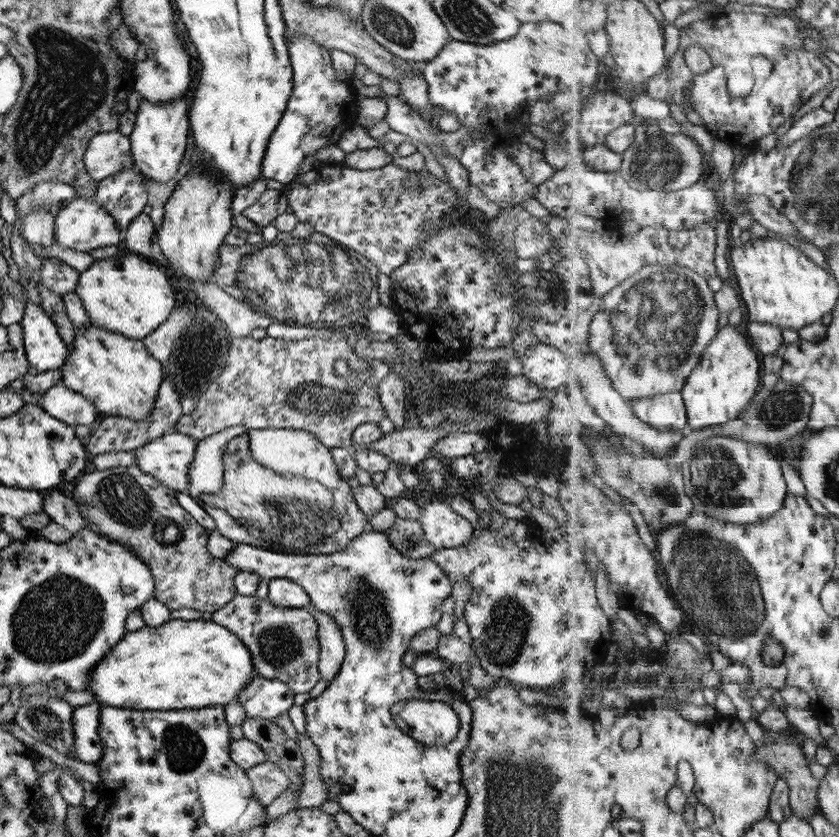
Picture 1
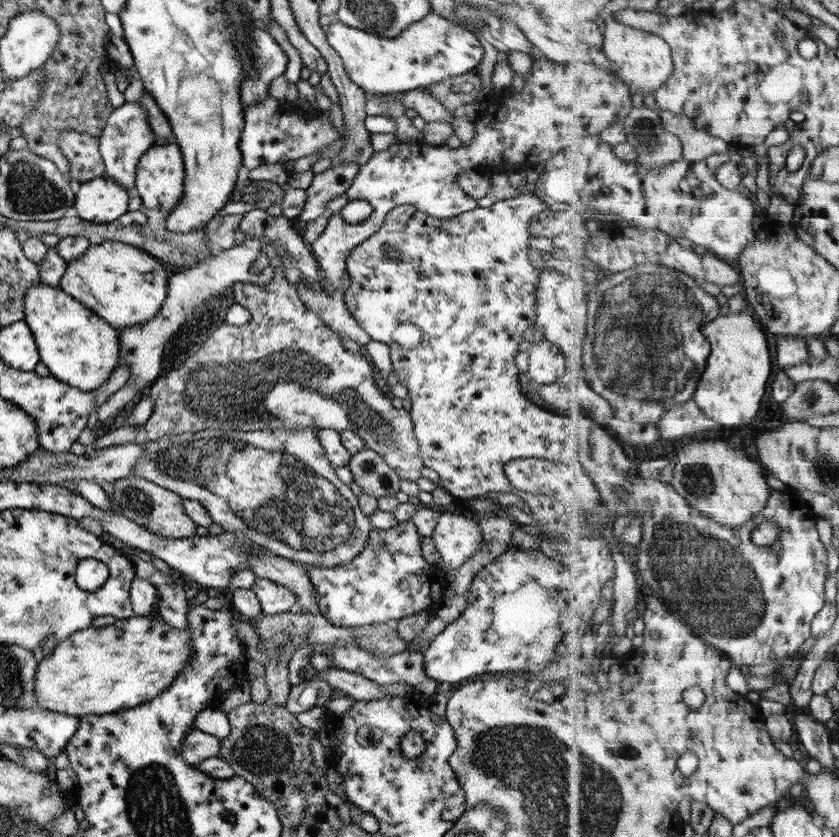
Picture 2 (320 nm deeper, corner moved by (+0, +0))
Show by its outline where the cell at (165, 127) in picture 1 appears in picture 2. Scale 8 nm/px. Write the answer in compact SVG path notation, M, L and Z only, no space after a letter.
M157 140L138 158L133 188L145 208L169 212L182 197L183 179L184 164L182 154L177 150L176 144L174 142L162 143Z

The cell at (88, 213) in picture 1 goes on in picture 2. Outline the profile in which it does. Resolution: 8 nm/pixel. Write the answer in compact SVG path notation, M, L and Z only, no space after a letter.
M103 175L80 183L74 192L72 206L76 208L77 218L79 219L93 221L94 223L108 223L115 221L118 216L127 211L128 198L129 195L124 186Z

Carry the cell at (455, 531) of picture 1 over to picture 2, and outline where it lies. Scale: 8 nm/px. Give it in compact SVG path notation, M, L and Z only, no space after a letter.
M441 513L432 535L440 558L451 570L461 567L480 548L482 534L478 523L466 513Z

